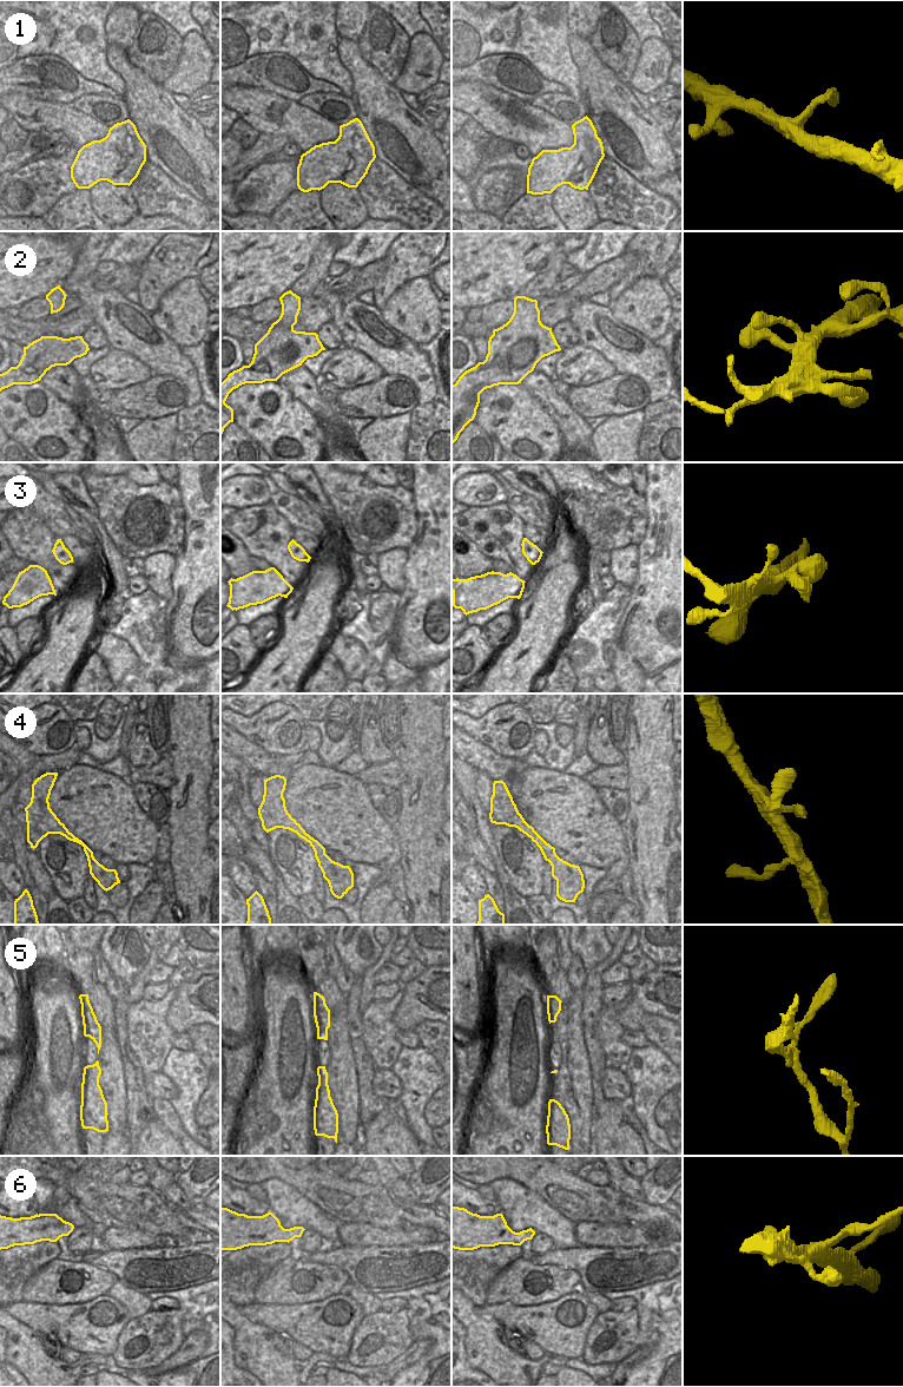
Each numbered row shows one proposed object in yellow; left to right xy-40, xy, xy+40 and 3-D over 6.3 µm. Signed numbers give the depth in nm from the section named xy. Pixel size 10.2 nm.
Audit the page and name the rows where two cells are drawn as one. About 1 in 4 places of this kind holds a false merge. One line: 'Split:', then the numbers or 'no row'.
Split: no row

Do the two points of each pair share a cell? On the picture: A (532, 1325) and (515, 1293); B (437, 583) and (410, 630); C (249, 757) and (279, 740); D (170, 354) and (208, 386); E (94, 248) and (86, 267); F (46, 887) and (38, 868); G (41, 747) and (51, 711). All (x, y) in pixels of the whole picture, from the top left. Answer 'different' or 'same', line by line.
A: different
B: same
C: different
D: different
E: same
F: same
G: same

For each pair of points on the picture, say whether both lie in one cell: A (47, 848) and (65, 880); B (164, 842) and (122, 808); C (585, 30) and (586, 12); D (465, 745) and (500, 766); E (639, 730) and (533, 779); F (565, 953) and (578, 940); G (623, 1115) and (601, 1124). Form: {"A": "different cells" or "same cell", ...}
{"A": "same cell", "B": "different cells", "C": "same cell", "D": "same cell", "E": "different cells", "F": "different cells", "G": "same cell"}

